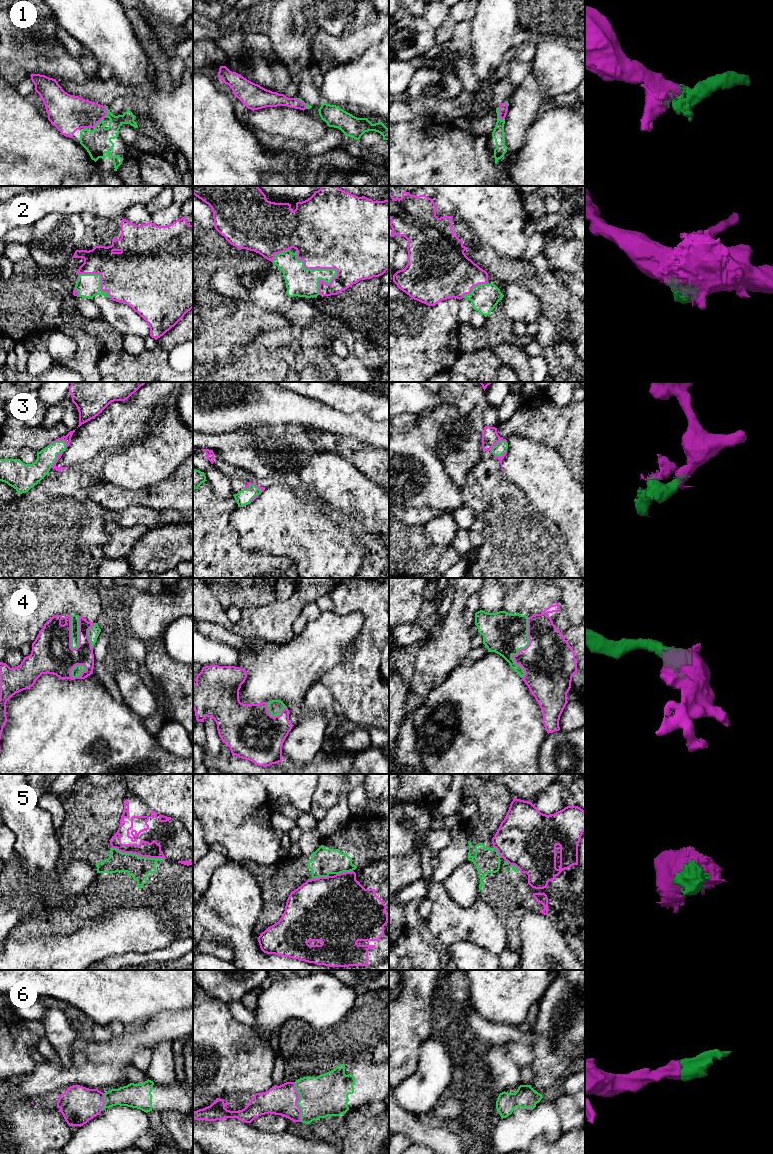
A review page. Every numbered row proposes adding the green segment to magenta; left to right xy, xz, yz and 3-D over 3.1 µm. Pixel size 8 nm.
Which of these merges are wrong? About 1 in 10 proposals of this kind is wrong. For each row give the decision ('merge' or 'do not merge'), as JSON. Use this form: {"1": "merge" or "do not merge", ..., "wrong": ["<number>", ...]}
{"1": "merge", "2": "merge", "3": "merge", "4": "merge", "5": "do not merge", "6": "merge", "wrong": ["5"]}

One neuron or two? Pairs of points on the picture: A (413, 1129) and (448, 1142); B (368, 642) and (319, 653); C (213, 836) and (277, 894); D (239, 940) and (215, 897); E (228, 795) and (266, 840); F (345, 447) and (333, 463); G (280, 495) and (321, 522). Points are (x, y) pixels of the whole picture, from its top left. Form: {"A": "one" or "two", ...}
{"A": "one", "B": "two", "C": "two", "D": "one", "E": "one", "F": "two", "G": "one"}

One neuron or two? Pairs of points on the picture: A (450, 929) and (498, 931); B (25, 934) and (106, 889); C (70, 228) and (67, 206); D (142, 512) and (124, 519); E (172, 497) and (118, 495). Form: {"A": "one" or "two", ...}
{"A": "one", "B": "one", "C": "two", "D": "one", "E": "one"}

